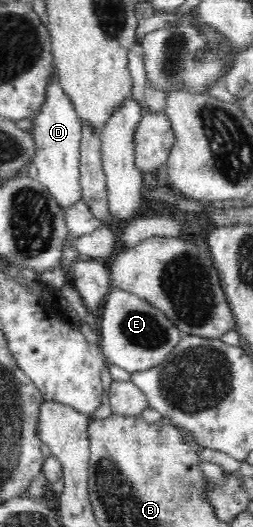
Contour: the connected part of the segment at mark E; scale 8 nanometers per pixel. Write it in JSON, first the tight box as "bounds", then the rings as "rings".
{"bounds":[98,287,181,372],"rings":[[[111,287],[98,313],[102,337],[100,348],[105,360],[125,369],[127,372],[141,372],[162,363],[175,350],[181,332],[159,310],[146,300],[116,287]]]}

